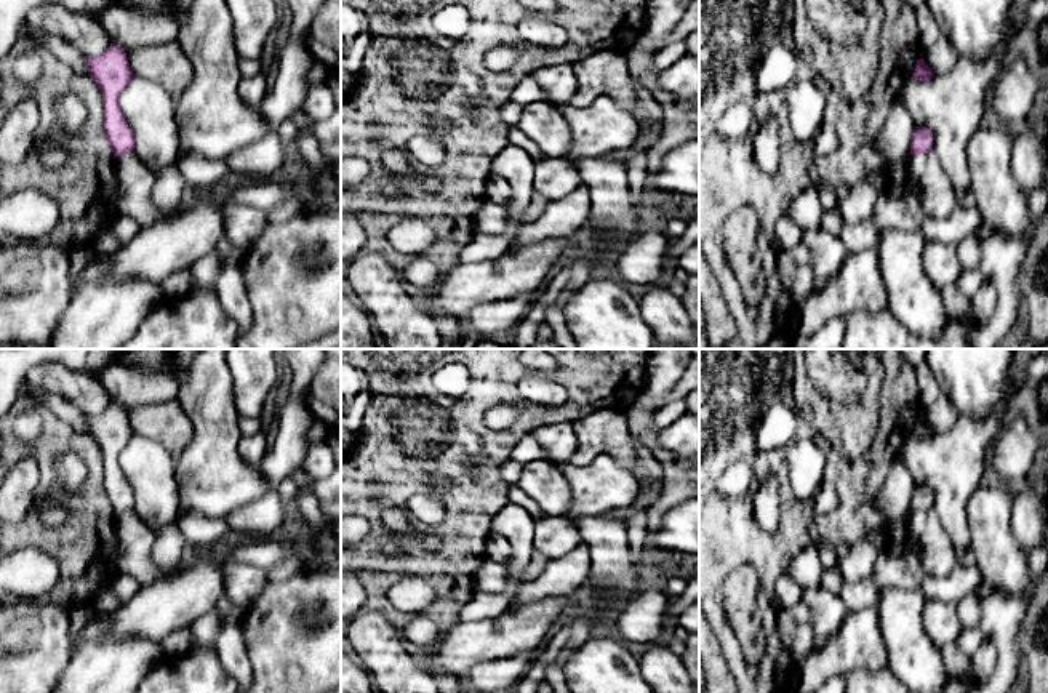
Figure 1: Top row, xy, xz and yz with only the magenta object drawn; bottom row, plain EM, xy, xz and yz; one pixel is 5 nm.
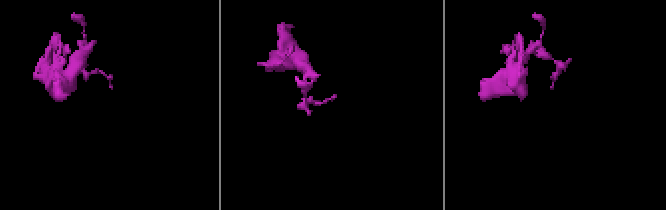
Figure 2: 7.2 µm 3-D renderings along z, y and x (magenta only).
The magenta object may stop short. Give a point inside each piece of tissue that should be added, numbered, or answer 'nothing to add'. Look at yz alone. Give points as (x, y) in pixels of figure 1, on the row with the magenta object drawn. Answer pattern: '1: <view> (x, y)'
1: yz (936, 194)

